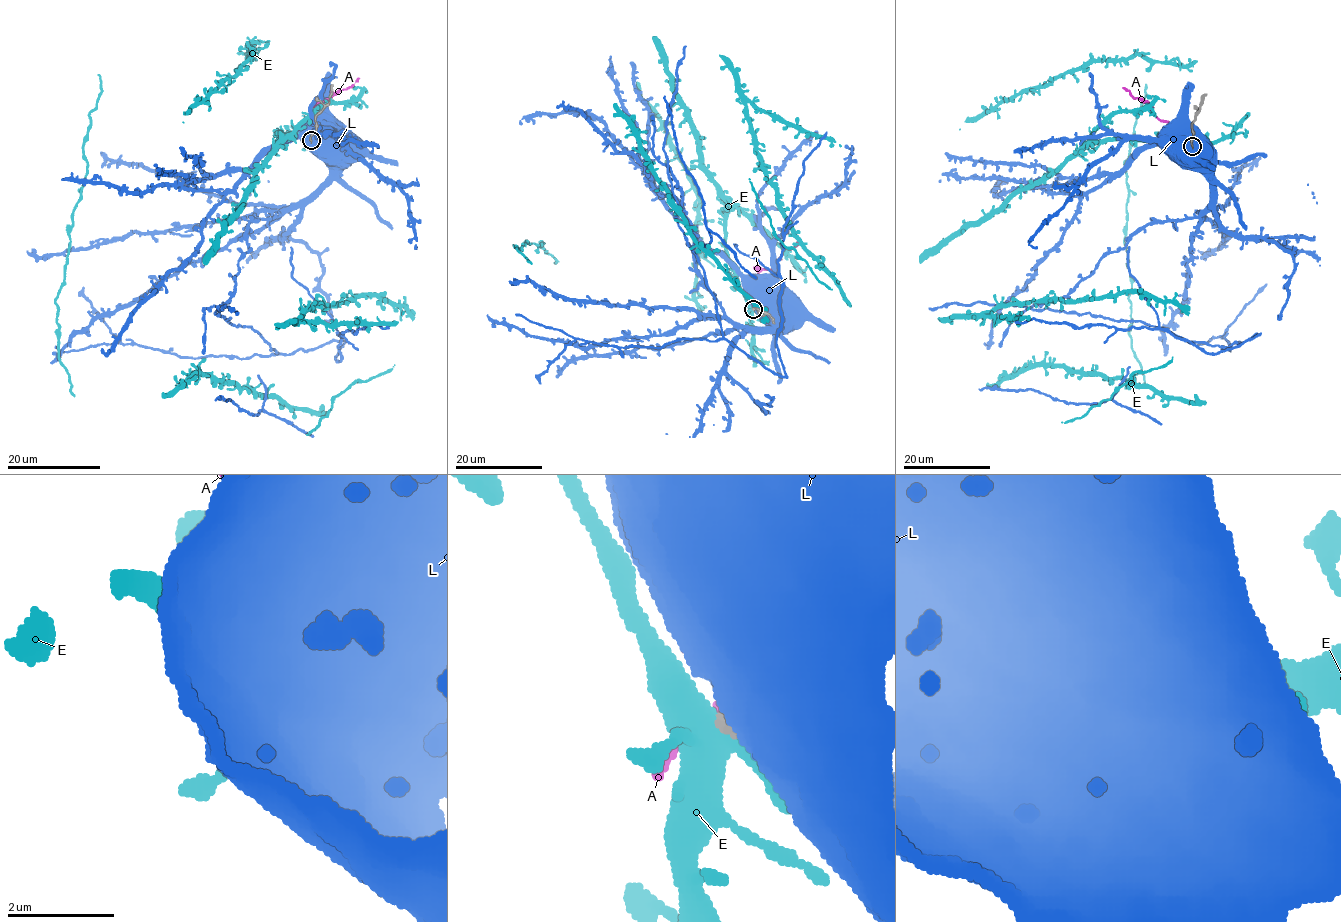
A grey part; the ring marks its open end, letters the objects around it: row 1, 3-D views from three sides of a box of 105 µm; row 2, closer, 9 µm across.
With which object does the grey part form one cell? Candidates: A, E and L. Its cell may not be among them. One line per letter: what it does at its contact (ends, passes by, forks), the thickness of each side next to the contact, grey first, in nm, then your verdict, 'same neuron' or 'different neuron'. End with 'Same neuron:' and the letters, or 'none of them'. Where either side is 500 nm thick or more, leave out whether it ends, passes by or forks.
A: it passes by; calibres 260 and 320 nm; different neuron
E: calibres 280 and 500 nm; different neuron
L: calibres 260 and 750 nm; different neuron
Same neuron: none of them

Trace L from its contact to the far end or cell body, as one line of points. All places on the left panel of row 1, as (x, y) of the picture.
L: (314, 132), (317, 124), (330, 117), (339, 132)

